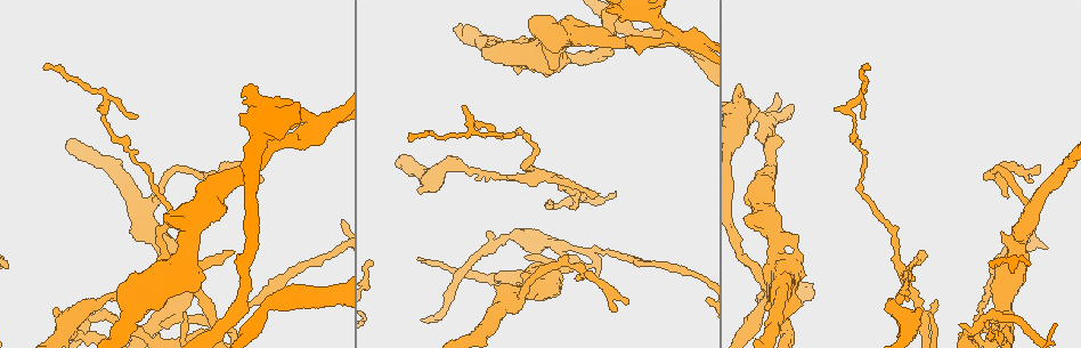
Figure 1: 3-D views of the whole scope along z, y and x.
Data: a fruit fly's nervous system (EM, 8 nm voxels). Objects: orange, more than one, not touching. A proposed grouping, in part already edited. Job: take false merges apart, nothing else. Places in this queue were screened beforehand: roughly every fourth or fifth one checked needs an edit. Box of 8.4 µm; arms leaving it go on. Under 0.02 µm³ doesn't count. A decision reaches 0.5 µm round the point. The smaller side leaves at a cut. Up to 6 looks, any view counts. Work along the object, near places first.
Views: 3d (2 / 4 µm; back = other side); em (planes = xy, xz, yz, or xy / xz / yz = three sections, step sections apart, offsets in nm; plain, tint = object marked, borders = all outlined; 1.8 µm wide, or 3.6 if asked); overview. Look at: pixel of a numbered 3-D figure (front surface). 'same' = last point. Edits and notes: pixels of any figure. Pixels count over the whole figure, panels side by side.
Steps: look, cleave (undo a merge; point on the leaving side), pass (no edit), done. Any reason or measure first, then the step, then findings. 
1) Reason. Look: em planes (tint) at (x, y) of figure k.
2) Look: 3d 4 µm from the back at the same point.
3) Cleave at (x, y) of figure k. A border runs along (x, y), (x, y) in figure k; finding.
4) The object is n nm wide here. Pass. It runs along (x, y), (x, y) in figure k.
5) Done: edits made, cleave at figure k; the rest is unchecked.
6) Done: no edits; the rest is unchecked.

Abrupt turn. Look: em 3.6 µm yz step 8 (tint) at (679, 36) of figure 1.

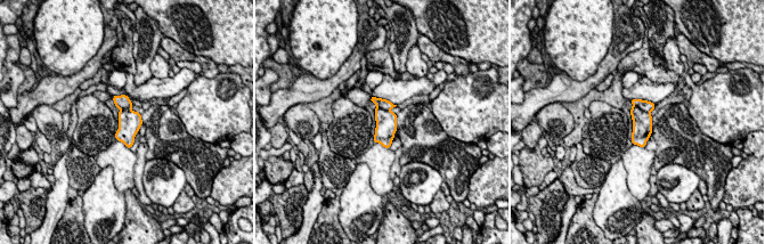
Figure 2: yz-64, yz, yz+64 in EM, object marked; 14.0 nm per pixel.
Look: em 3.6 µm planes (tint) at the same point.

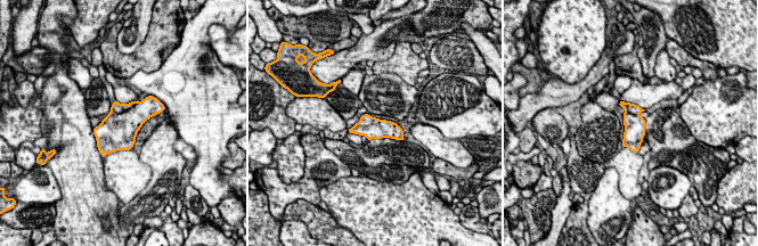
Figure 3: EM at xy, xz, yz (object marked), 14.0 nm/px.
Cleave at (116, 107) of figure 3. A border runs along (136, 103), (120, 113), (111, 112) in figure 3; a second neuron is stuck on.

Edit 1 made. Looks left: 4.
A fork. Look: em planes (tint) at (531, 175) of figure 1.

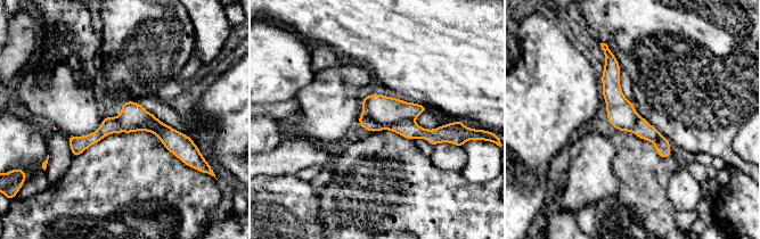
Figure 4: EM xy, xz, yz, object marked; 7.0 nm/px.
Cleave at (386, 110) of figure 4. Two neurons meet here.

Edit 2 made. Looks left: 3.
Look: overview.

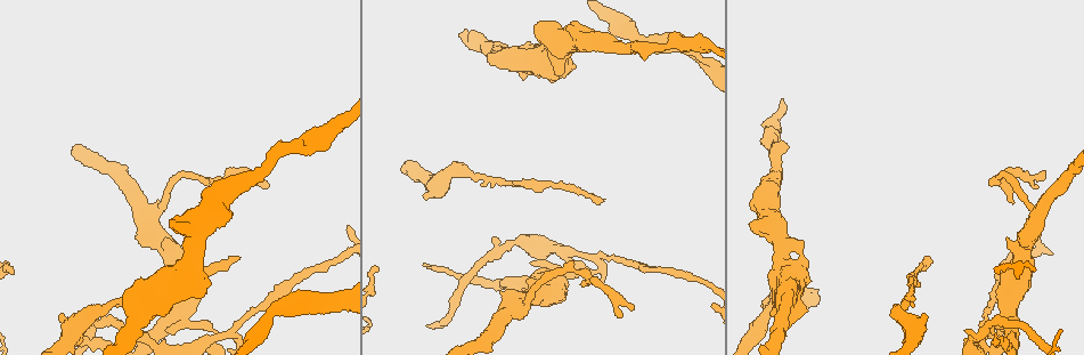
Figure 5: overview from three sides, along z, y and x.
Branch point. Look: em 3.6 µm planes (tint) at (788, 305) of figure 5.

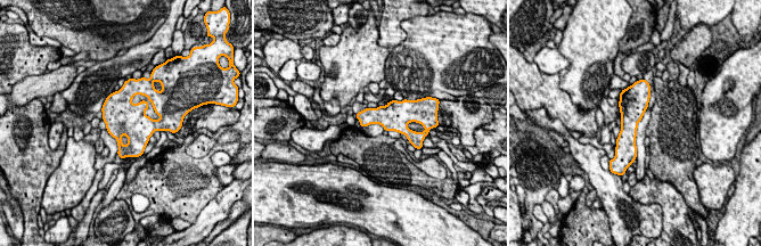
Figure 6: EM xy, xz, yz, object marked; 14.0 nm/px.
Pass. One neuron here.

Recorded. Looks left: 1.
Done: edits made, cleave at figure 3, cleave at figure 4; the rest is unchecked.

